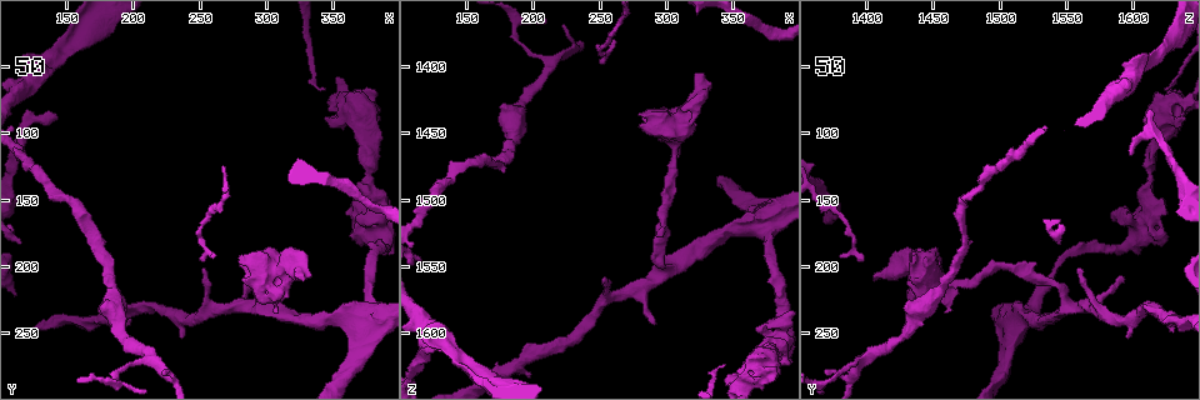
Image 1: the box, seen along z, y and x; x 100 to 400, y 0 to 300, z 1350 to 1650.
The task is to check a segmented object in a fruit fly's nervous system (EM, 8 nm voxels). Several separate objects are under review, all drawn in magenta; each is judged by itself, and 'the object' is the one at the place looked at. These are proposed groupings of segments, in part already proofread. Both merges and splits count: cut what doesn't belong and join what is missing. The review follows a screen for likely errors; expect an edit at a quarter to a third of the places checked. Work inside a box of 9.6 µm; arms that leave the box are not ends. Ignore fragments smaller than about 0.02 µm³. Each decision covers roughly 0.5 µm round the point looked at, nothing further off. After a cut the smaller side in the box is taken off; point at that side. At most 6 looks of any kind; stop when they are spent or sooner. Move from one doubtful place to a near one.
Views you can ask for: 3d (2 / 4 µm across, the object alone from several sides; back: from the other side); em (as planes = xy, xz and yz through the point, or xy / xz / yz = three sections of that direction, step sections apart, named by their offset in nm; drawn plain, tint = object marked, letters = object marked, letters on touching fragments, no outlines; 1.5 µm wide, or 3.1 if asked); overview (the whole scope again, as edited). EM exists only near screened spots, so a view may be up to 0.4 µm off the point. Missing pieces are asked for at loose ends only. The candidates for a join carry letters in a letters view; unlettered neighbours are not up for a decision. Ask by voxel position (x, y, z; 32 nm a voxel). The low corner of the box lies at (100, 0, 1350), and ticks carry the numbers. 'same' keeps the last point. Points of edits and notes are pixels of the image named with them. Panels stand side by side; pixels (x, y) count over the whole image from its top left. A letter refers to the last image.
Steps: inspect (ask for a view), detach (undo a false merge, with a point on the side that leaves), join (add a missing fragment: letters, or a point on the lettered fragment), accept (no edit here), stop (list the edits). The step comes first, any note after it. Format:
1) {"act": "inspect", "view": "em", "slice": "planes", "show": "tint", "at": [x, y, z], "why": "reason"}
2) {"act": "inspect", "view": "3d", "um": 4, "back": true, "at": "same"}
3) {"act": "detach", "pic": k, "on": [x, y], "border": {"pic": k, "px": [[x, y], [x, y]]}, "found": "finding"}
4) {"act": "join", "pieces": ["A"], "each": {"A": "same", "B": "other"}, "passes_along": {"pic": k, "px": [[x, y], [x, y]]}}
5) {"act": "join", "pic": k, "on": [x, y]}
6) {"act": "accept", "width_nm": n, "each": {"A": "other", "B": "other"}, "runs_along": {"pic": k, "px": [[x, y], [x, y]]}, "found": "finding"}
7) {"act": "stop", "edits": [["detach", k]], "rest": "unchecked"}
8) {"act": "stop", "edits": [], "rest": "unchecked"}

{"act": "inspect", "view": "3d", "um": 2, "at": [290, 212, 1594], "why": "thin end"}

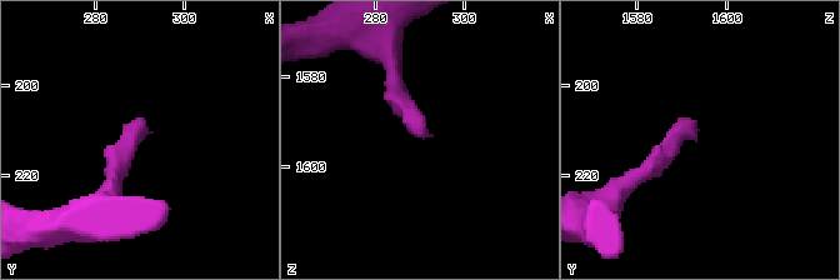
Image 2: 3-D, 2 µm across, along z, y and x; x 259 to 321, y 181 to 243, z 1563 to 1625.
{"act": "inspect", "view": "em", "slice": "xy", "step": 8, "show": "letters", "at": [292, 210, 1593], "why": "now the EM"}

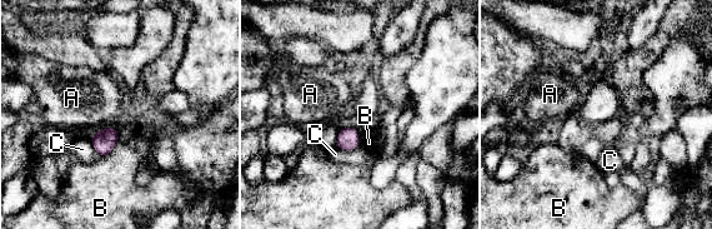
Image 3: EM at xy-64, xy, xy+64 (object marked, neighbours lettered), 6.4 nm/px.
{"act": "inspect", "view": "em", "slice": "planes", "show": "letters", "at": "same", "why": "cut it another way"}

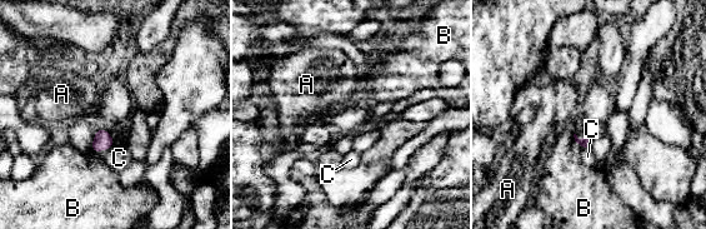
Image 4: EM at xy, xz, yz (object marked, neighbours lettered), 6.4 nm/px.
{"act": "accept", "each": {"A": "other", "B": "other", "C": "other"}, "border": {"pic": 4, "px": [[589, 148], [581, 149]]}, "found": "none of them fits"}

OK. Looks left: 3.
{"act": "inspect", "view": "3d", "um": 4, "at": [378, 128, 1614], "why": "calibre changes"}

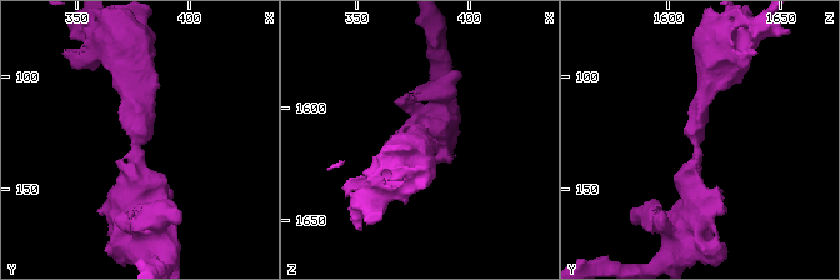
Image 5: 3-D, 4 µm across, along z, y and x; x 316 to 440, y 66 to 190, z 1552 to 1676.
{"act": "inspect", "view": "em", "slice": "xz", "step": 4, "show": "letters", "at": [377, 129, 1613], "arm_widths_nm": [240, 300], "why": "need the tissue"}

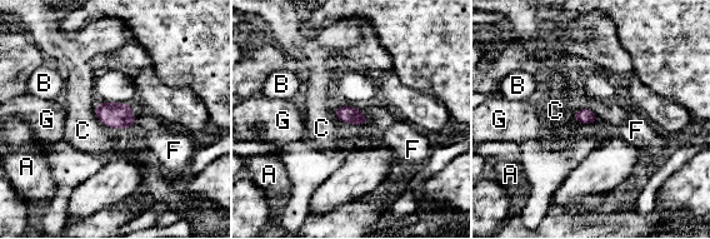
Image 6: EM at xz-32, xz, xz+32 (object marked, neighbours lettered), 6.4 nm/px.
{"act": "inspect", "view": "em", "slice": "planes", "show": "letters", "at": "same", "why": "cut it another way"}

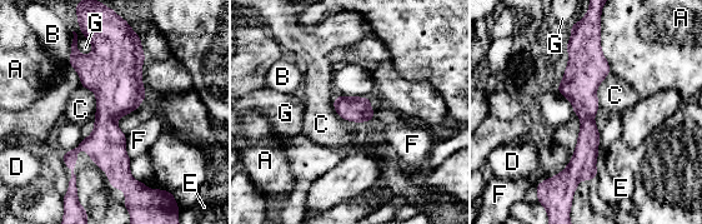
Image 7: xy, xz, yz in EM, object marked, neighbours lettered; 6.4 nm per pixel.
{"act": "accept", "width_nm": 160, "each": {"A": "other", "B": "other", "C": "other", "D": "other", "E": "other", "F": "other", "G": "other"}, "border": {"pic": 7, "px": [[81, 85], [94, 93], [94, 119]]}, "found": "one neuron here"}

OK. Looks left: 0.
{"act": "stop", "edits": [], "rest": "unchecked"}

